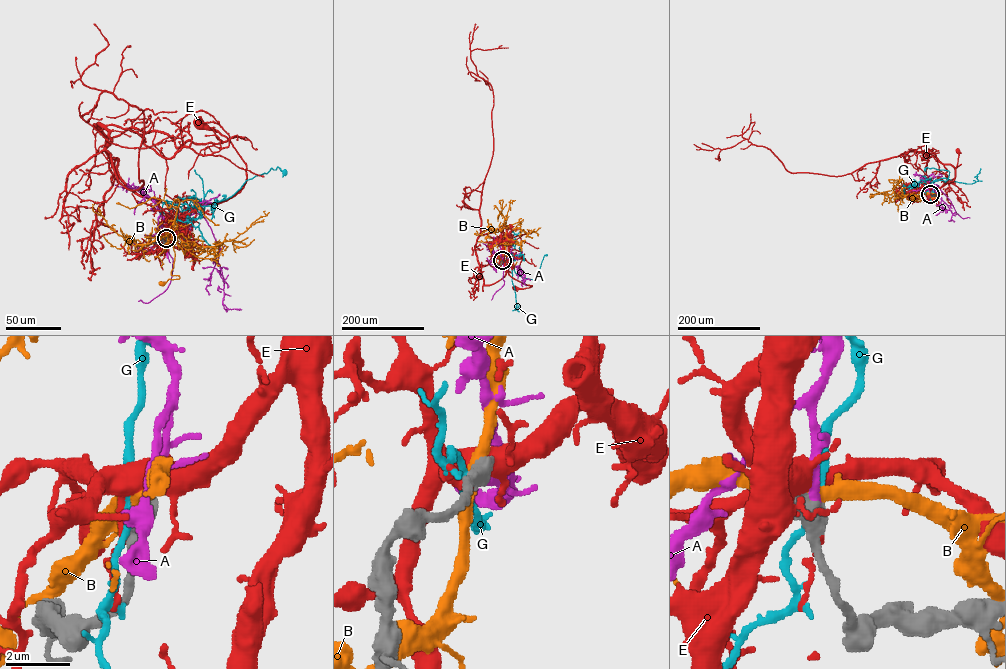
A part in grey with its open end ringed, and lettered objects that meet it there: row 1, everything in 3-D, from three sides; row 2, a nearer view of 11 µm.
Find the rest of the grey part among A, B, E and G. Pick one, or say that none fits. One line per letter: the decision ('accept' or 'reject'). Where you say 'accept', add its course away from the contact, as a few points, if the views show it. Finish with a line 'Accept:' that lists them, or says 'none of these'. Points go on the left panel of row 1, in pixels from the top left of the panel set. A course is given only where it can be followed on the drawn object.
A: accept | via (166, 237), (169, 218), (201, 215), (219, 245), (222, 303), (228, 309), (241, 309)
B: reject
E: reject
G: reject
Accept: A

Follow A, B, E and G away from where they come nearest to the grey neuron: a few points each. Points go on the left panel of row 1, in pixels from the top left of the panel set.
A: (166, 237), (169, 218), (201, 215), (219, 245), (222, 303), (228, 309), (241, 309)
B: (166, 237), (175, 235), (177, 240), (176, 213), (171, 274), (179, 278), (161, 283)
E: (167, 237), (186, 208), (228, 200), (246, 178), (246, 165), (232, 144), (199, 123)
G: (166, 238), (172, 216), (184, 223), (188, 209), (199, 201), (225, 200), (246, 180), (271, 168), (284, 172)

